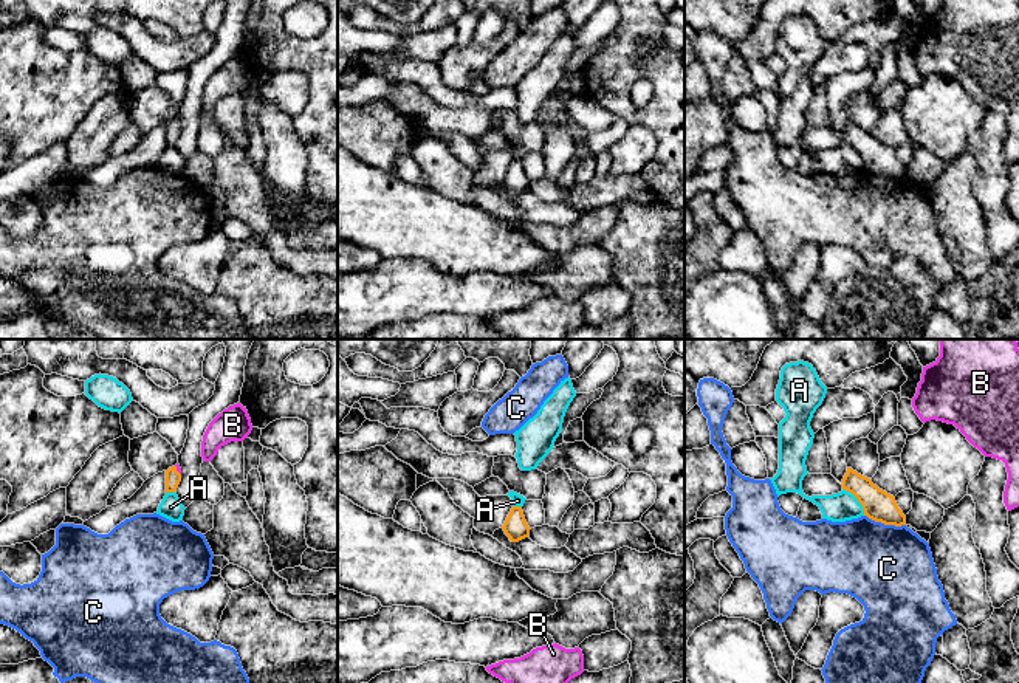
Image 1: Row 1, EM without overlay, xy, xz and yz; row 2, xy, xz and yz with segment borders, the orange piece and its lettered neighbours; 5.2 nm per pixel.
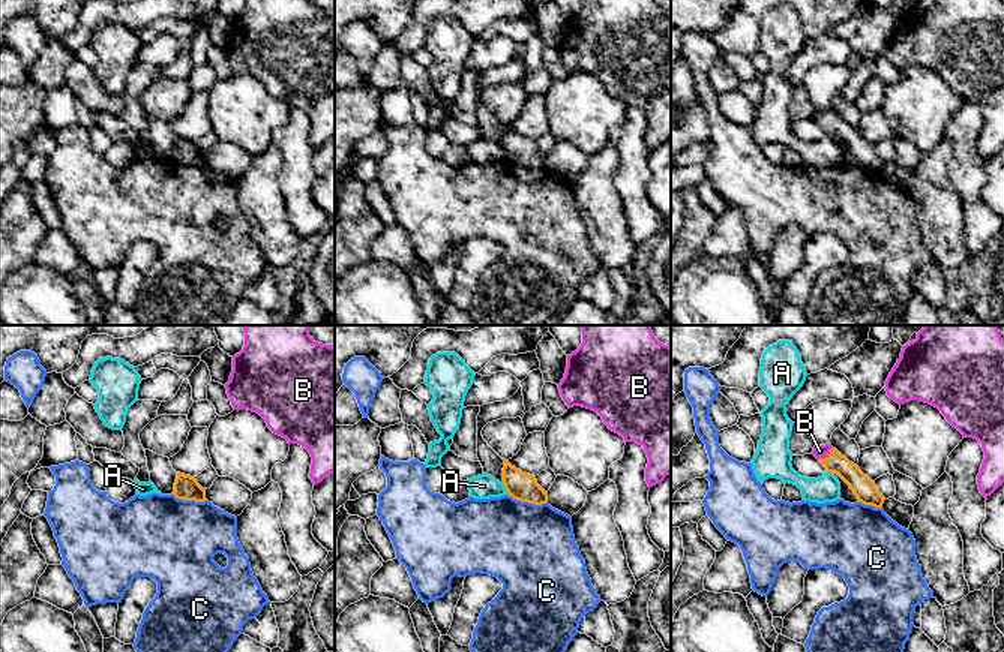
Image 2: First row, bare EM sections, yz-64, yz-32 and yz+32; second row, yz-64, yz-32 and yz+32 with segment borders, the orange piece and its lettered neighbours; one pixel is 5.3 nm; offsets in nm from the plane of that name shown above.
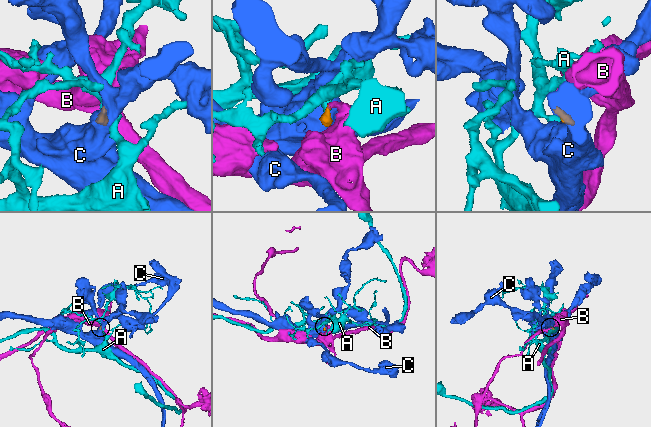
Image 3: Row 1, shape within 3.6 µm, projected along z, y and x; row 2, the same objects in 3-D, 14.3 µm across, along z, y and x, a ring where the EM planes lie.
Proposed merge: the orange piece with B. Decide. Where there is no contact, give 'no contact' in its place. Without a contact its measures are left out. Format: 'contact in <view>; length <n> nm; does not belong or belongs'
contact in xy; length 60 nm; belongs

